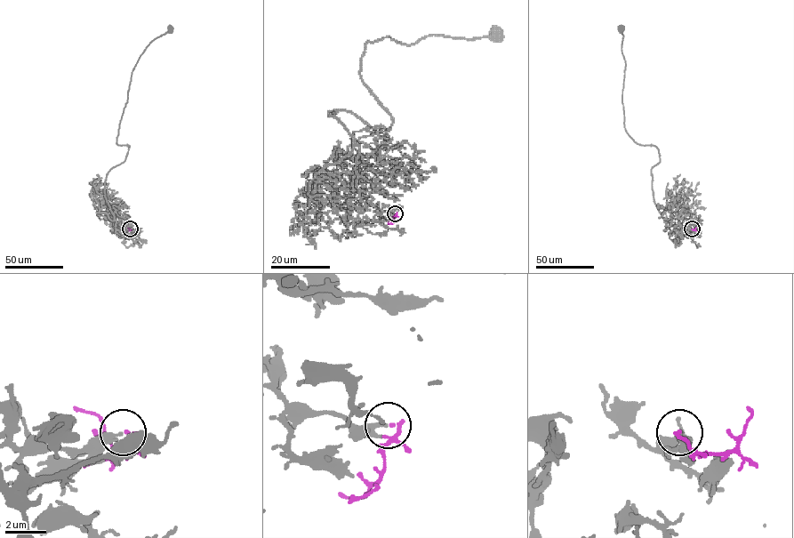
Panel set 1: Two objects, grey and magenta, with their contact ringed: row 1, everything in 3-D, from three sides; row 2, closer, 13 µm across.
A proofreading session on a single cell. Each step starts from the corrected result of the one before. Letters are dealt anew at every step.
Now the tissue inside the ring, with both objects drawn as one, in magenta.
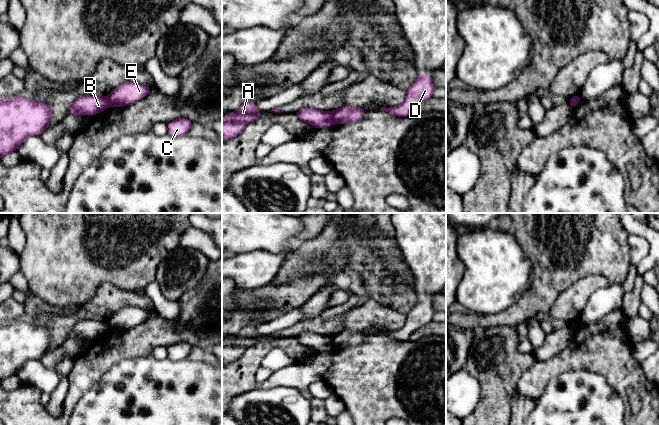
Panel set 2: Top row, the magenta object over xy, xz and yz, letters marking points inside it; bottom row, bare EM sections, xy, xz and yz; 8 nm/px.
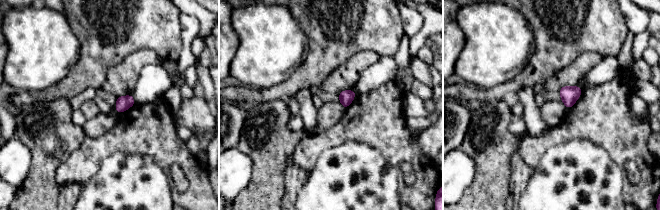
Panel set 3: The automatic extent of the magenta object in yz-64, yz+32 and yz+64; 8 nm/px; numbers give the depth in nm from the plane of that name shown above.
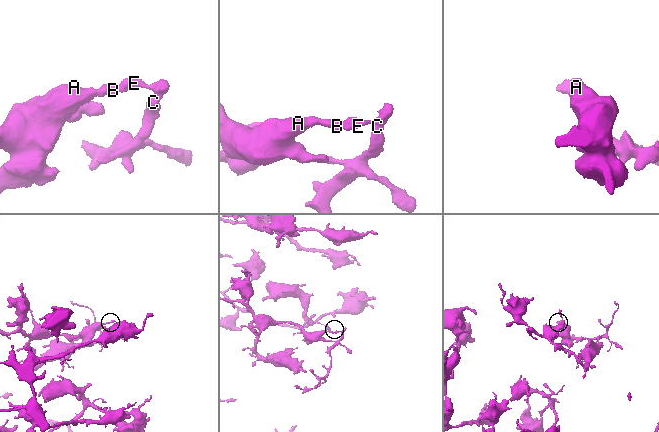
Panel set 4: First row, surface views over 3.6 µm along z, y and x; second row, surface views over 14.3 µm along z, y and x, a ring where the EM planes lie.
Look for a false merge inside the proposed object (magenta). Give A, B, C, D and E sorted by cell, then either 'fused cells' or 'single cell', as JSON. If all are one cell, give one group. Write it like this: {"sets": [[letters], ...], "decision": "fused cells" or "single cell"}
{"sets": [["A", "B"], ["C", "D", "E"]], "decision": "fused cells"}

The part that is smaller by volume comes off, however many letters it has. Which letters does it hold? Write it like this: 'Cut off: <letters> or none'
Cut off: C, D, E

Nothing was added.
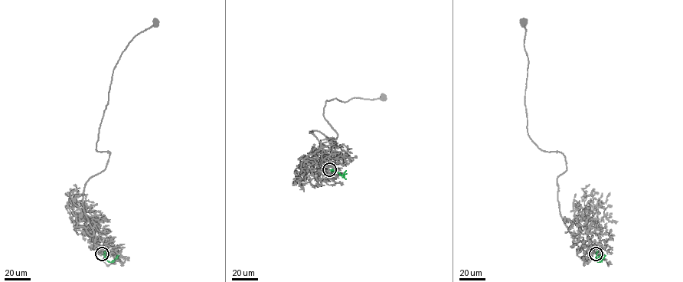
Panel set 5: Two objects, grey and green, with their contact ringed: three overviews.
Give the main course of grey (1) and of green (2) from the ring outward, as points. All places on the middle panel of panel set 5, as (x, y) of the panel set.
1: (329, 169), (321, 164), (323, 146), (310, 132), (336, 139), (324, 116), (326, 101), (382, 96)
2: (329, 169), (344, 175), (346, 178)

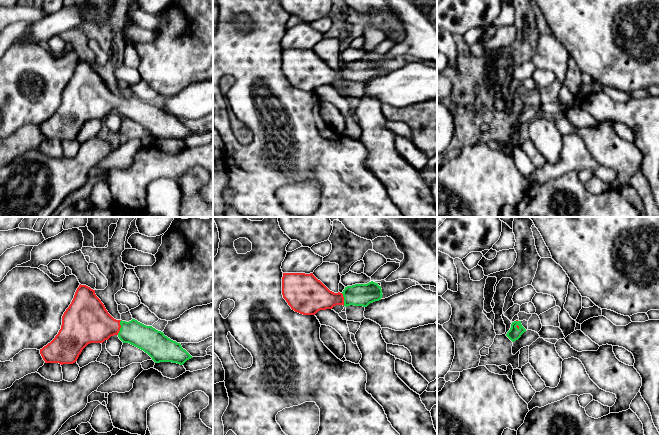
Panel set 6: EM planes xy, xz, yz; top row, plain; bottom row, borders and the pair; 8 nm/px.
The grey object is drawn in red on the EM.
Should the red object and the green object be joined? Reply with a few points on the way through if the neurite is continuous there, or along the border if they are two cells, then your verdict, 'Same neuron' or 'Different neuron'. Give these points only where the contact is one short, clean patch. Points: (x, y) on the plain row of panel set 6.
Path across: xy (90, 98), (100, 102), (120, 103), (146, 114). Same neuron

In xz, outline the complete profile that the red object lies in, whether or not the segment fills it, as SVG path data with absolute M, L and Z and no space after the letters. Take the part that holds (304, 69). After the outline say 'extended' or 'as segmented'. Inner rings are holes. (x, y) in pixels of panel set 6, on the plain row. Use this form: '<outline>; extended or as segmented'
M283 49L282 71L292 86L303 91L315 91L336 81L363 82L379 77L382 65L373 57L347 62L342 69L330 67L313 49Z; extended

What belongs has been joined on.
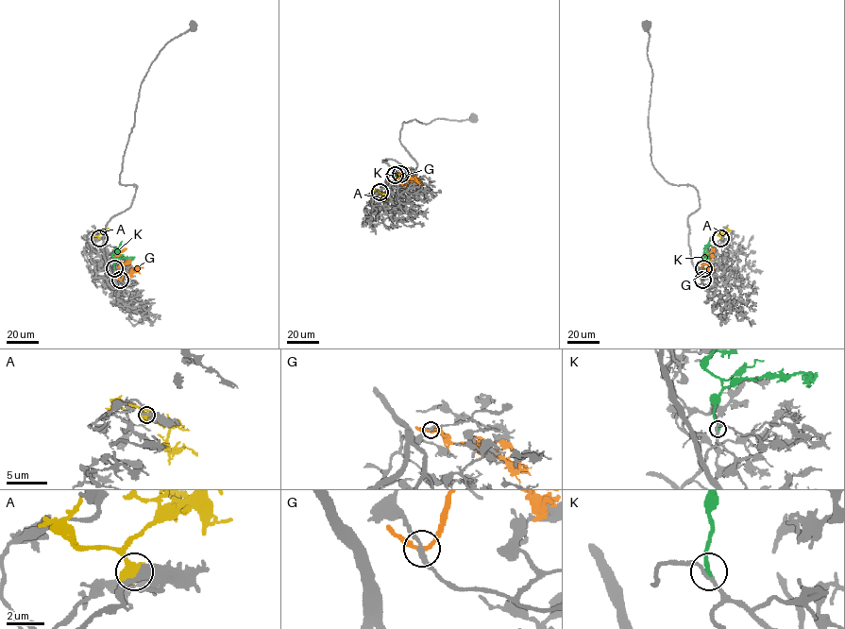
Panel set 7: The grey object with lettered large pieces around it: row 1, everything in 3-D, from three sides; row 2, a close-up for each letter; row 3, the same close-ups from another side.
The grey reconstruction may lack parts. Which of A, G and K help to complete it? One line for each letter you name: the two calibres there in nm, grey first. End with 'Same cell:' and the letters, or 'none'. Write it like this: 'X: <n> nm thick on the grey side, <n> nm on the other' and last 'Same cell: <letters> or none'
K: 200 nm thick on the grey side, 240 nm on the other
Same cell: K

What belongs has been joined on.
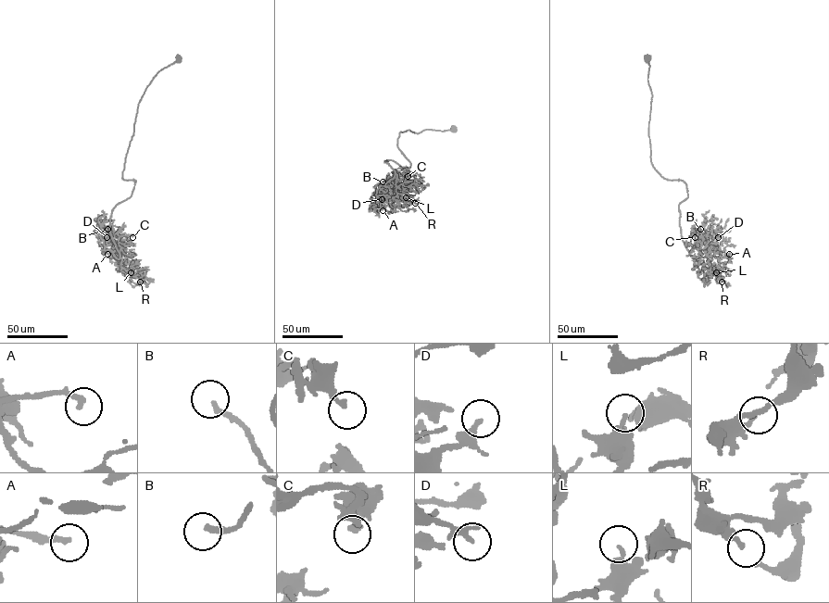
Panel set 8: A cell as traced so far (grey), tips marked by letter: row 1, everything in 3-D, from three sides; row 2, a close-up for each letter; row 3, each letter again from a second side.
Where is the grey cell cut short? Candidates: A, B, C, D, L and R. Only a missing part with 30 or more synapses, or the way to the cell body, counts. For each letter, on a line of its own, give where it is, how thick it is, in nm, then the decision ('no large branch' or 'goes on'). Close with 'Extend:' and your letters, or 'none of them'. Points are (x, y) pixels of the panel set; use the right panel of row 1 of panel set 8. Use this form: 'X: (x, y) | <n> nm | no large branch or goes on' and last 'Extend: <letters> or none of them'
A: (729, 254) | 240 nm | goes on
B: (700, 229) | 220 nm | goes on
C: (695, 237) | 240 nm | no large branch
D: (718, 237) | 200 nm | goes on
L: (716, 272) | 200 nm | no large branch
R: (722, 282) | 240 nm | no large branch
Extend: A, B, D

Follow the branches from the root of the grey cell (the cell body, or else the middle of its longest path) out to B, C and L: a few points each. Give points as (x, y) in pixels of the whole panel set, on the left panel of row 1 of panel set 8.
B: (178, 57), (153, 79), (139, 103), (122, 176), (135, 181), (133, 189), (110, 221), (119, 258), (107, 229)
C: (178, 57), (139, 103), (122, 176), (133, 189), (111, 215), (118, 258), (119, 238), (132, 237)
L: (178, 57), (153, 79), (139, 103), (122, 176), (135, 181), (133, 189), (111, 215), (120, 270), (131, 272)

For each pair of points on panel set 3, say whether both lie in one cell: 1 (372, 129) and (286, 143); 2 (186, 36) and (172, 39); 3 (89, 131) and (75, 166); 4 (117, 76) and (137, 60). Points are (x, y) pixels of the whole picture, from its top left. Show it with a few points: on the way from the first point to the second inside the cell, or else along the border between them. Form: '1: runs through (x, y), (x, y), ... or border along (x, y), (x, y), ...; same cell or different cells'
1: border along (306, 135), (290, 156); different cells
2: border along (180, 13), (181, 53), (177, 60); different cells
3: border along (109, 128), (96, 137), (86, 137); different cells
4: runs through (122, 75), (132, 65); same cell

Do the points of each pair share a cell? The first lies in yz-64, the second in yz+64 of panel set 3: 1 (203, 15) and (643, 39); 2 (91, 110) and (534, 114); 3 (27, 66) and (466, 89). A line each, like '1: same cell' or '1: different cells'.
1: same cell
2: same cell
3: different cells

